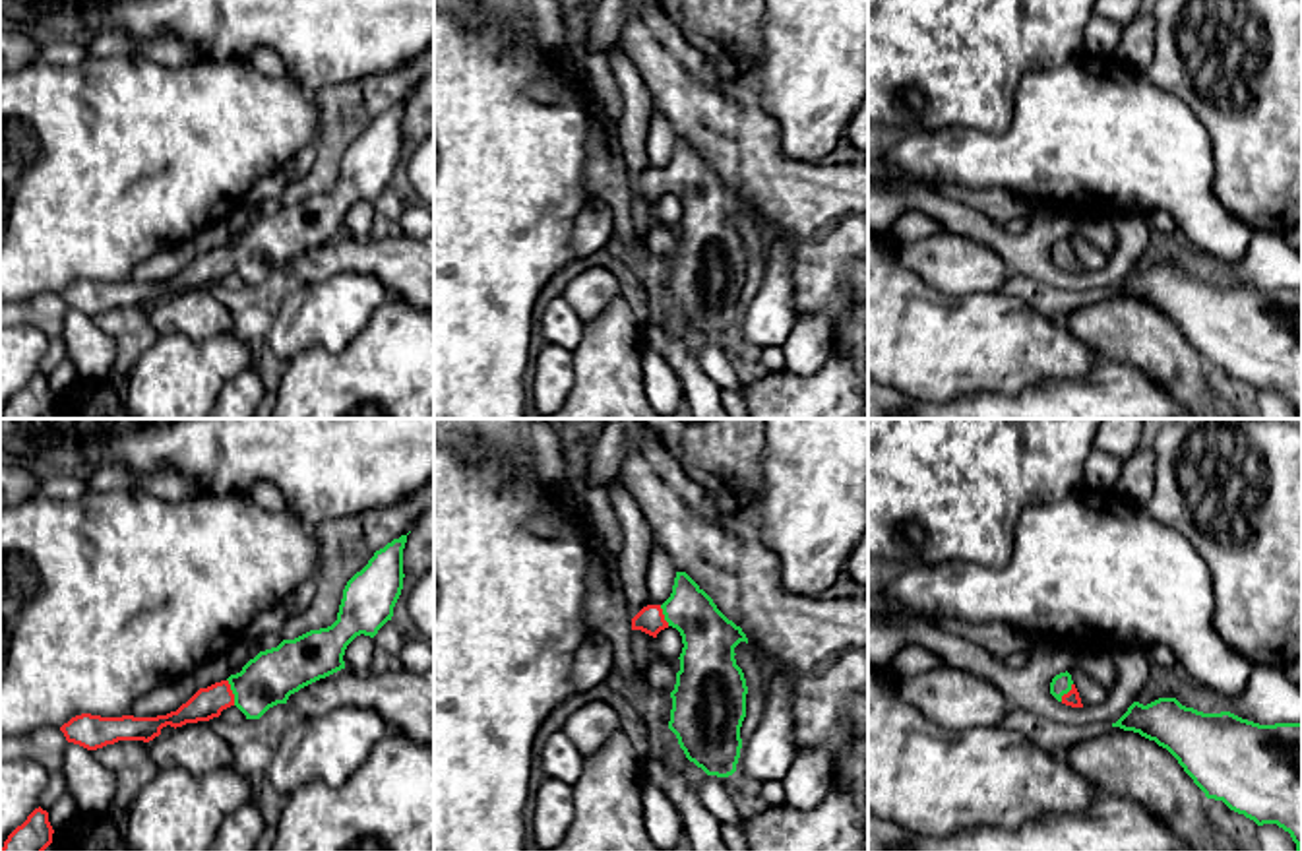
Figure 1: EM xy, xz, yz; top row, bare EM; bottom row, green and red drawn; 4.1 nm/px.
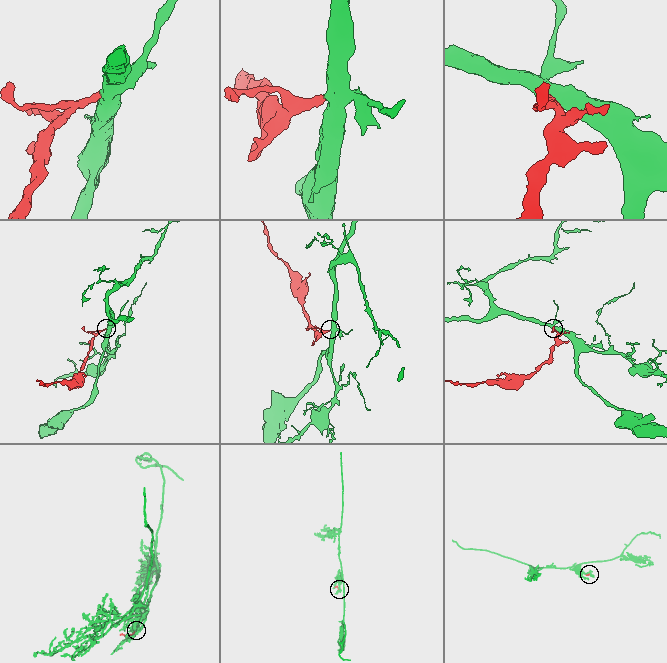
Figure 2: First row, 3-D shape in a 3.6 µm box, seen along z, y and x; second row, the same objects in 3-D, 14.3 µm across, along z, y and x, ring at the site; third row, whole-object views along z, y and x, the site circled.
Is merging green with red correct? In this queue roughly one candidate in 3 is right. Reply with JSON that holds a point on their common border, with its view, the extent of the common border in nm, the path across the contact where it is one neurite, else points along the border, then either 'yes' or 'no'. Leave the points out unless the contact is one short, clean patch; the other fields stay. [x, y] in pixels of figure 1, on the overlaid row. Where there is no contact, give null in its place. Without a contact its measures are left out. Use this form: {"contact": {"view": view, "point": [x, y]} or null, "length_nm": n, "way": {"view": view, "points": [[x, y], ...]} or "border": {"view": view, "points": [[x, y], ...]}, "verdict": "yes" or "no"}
{"contact": {"view": "xy", "point": [233, 693]}, "length_nm": 120, "way": {"view": "xy", "points": [[268, 679], [252, 691], [233, 693], [208, 702]]}, "verdict": "yes"}

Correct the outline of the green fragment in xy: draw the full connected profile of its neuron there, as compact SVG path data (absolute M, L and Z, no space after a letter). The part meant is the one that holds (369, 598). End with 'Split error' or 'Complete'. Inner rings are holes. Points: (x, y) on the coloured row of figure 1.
M407 535L376 551L343 589L337 620L277 647L260 651L240 673L200 688L176 711L157 717L101 717L81 713L60 727L68 742L97 750L118 741L149 742L161 729L209 721L236 706L246 719L260 719L269 708L287 704L300 688L345 669L345 649L360 634L374 638L391 620L403 589L403 549Z. Split error

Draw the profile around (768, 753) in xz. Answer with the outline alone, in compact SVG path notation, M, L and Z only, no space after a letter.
M781 669L769 677L763 719L742 742L736 775L744 785L783 781L794 756L789 673Z

